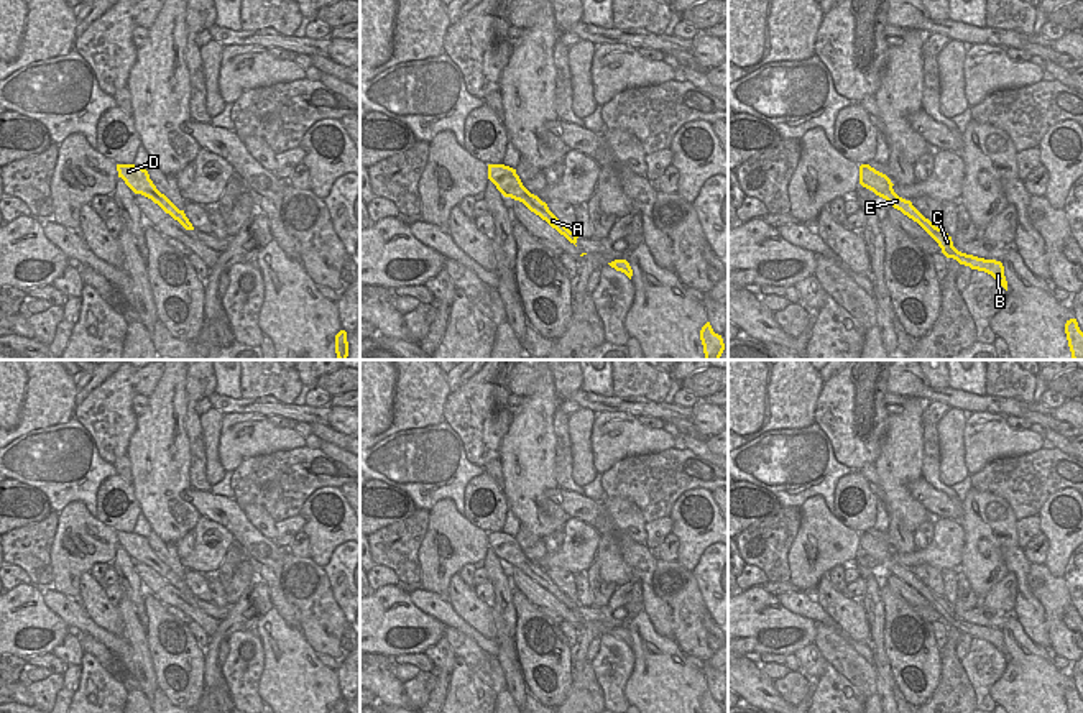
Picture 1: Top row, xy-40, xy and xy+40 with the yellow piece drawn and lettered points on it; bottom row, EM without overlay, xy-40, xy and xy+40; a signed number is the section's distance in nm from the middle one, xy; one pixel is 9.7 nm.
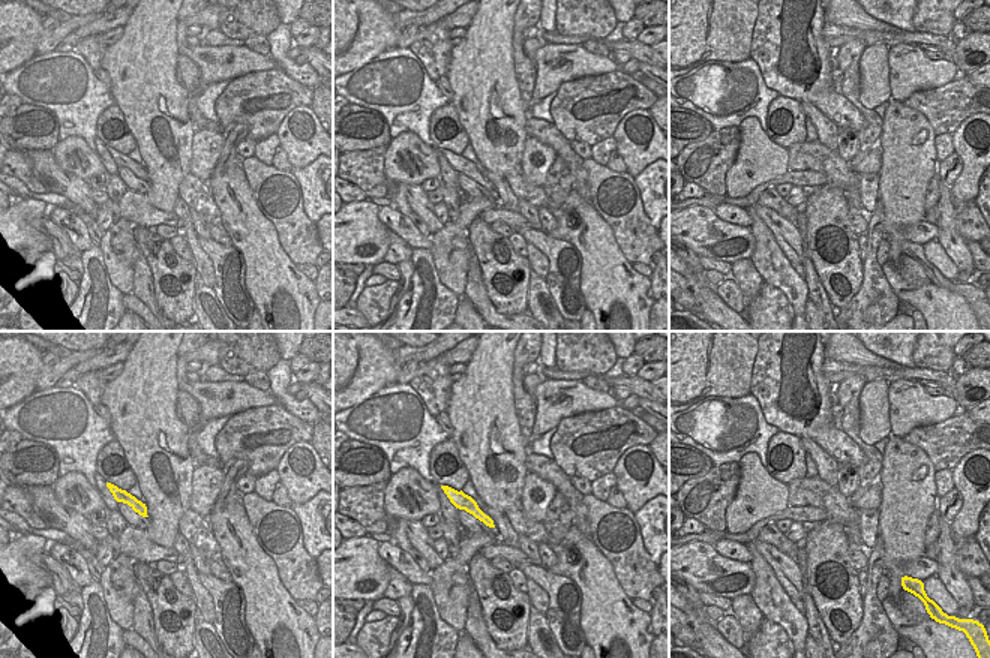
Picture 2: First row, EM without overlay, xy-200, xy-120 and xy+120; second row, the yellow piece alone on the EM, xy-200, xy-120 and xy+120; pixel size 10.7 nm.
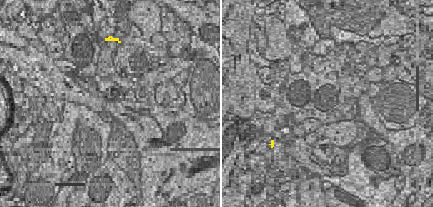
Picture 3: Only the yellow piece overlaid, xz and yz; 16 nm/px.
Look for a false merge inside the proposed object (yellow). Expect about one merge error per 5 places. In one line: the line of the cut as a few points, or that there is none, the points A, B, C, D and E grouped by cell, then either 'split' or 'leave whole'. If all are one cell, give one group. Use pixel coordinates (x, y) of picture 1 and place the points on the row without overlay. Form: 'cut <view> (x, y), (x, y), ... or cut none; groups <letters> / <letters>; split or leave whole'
cut none; groups A B C D E; leave whole

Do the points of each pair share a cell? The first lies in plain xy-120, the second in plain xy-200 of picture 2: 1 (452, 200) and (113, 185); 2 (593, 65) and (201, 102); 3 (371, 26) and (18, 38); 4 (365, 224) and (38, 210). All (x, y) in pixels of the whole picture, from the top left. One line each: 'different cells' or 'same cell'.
1: same cell
2: different cells
3: same cell
4: same cell

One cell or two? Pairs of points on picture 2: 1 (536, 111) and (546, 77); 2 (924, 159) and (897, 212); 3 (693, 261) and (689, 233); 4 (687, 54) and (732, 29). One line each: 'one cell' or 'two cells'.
1: two cells
2: one cell
3: two cells
4: one cell

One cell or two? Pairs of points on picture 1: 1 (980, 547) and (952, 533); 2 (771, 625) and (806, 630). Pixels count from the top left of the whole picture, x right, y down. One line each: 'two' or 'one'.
1: two
2: one

